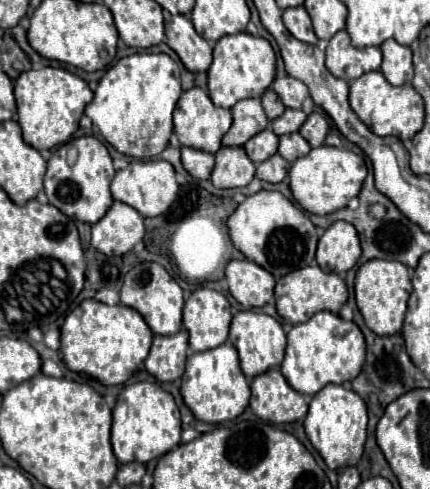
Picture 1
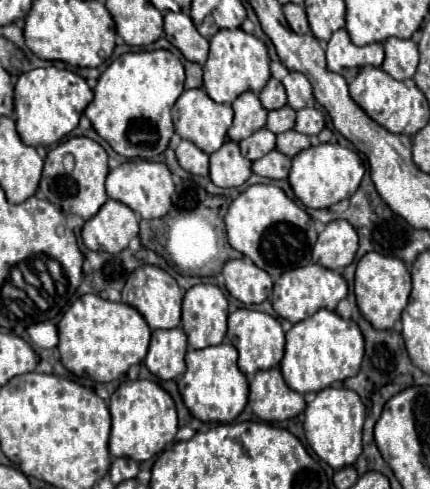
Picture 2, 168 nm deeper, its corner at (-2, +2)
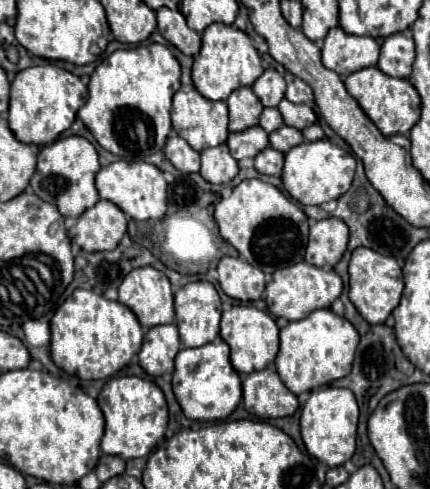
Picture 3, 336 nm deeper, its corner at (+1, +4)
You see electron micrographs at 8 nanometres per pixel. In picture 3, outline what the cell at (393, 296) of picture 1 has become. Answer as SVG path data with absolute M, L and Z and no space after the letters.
M357 247L351 253L349 261L349 299L361 313L367 323L385 323L391 315L393 307L397 307L403 293L403 277L401 267L393 257L381 255L367 247Z

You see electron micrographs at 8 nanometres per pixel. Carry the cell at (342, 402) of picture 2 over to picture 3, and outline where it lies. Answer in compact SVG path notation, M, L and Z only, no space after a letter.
M325 387L311 391L311 397L301 409L301 437L309 455L327 463L329 467L337 467L349 461L355 451L357 417L359 417L359 407L355 395L349 389Z

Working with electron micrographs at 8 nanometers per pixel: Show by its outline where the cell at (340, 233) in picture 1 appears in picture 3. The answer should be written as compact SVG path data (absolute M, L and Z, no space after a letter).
M329 217L317 221L309 231L305 261L321 269L331 269L343 257L347 241L349 241L349 229L341 219Z

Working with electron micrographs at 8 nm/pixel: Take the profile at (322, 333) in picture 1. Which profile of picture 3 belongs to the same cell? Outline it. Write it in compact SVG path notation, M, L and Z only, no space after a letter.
M317 309L301 321L287 323L279 333L279 343L279 353L275 357L277 373L285 387L299 395L349 375L359 335L345 317L335 315L331 309Z

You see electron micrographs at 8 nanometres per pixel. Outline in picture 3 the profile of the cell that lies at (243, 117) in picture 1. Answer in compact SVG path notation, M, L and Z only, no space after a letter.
M251 87L235 89L229 95L227 105L229 105L229 131L245 131L259 123L263 105Z

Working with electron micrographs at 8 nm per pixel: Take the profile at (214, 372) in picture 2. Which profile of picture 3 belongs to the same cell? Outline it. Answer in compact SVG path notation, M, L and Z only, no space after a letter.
M221 339L195 349L181 349L175 357L173 393L187 419L223 421L241 401L241 379L229 361L229 345Z

